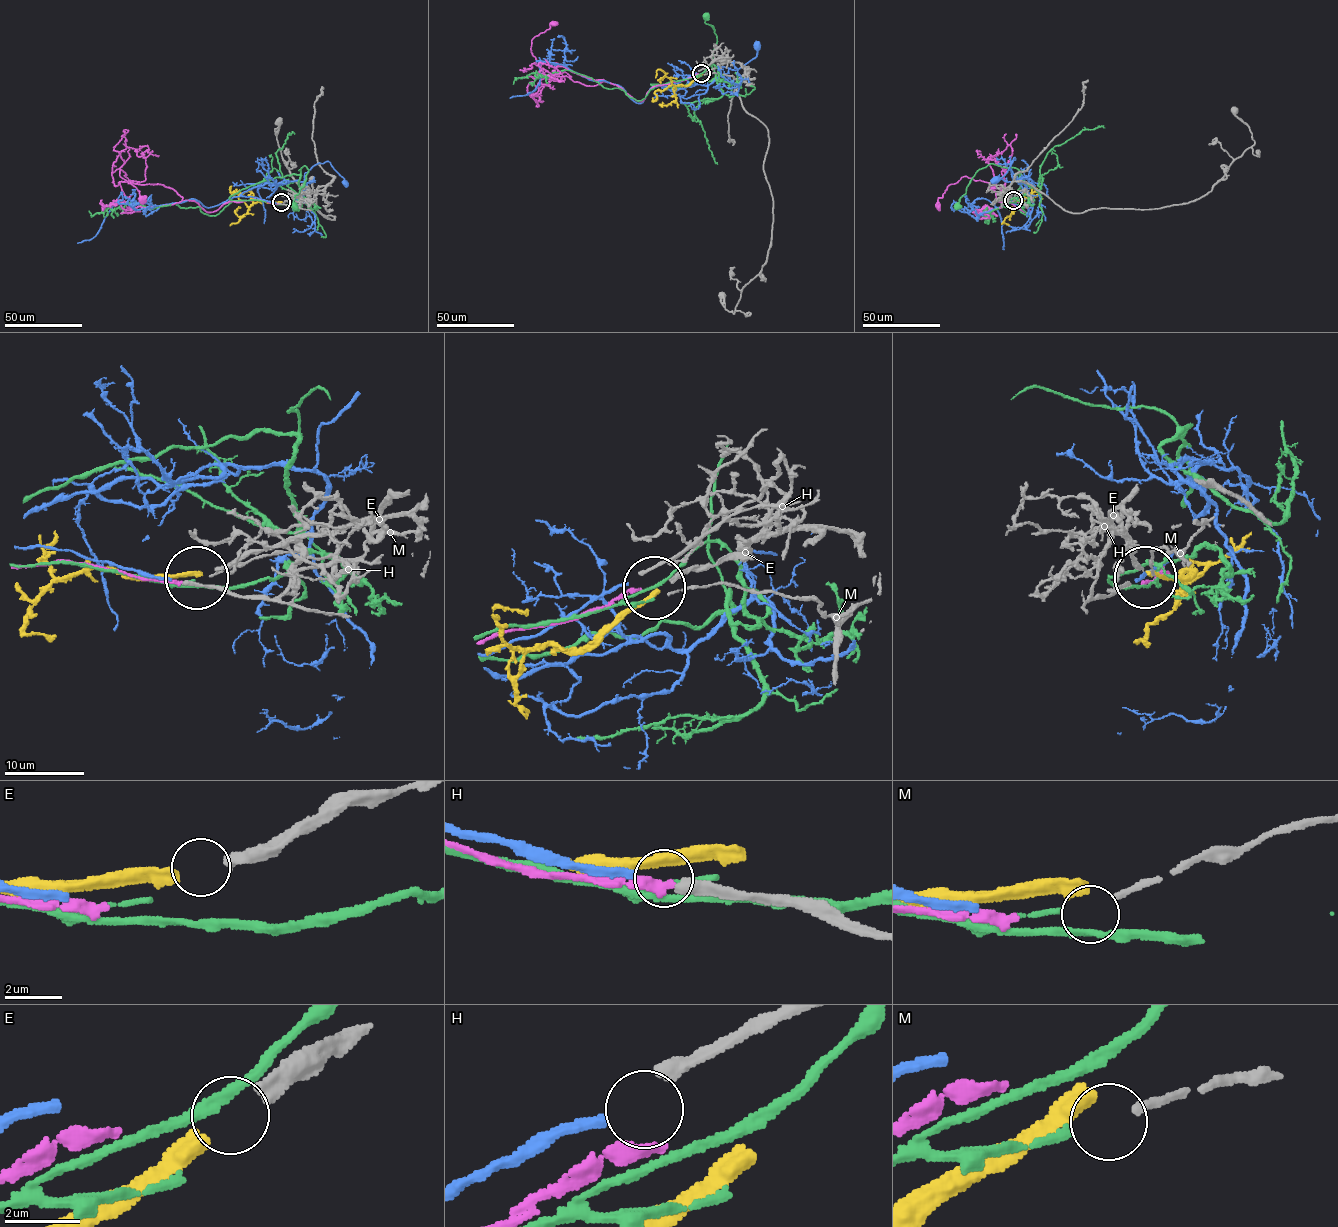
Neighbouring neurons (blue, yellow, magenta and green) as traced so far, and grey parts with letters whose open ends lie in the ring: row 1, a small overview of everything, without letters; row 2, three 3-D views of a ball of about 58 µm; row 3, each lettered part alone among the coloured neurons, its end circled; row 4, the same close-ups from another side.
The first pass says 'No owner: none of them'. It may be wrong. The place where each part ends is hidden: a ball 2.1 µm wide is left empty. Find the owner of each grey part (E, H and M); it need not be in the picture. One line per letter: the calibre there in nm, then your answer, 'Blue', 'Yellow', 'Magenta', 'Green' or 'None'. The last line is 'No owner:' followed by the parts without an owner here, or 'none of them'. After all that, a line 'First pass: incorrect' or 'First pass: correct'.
E: Thickness 400 nm. Yellow
H: Thickness 440 nm. Blue
M: Thickness 220 nm. Green
No owner: none of them
First pass: correct

